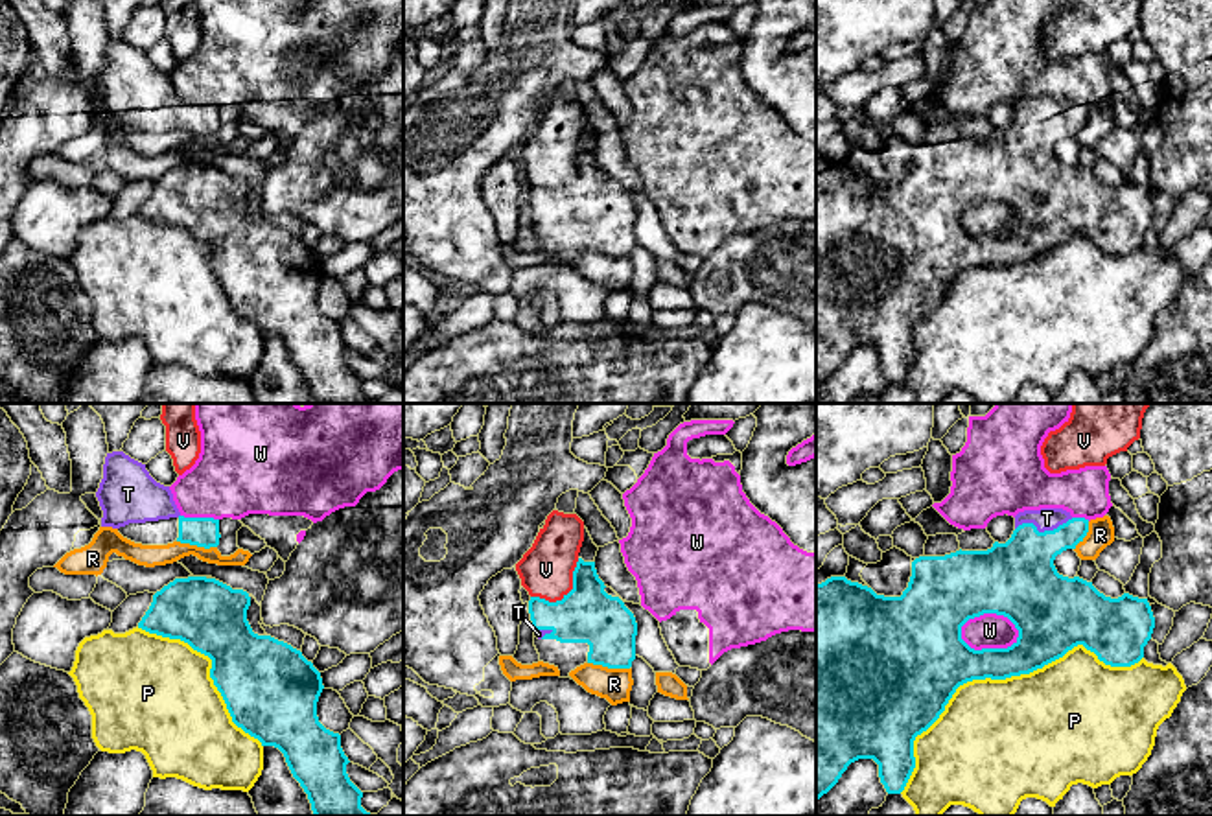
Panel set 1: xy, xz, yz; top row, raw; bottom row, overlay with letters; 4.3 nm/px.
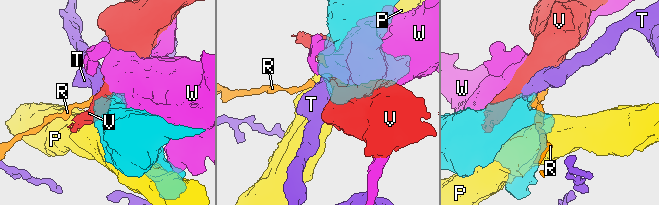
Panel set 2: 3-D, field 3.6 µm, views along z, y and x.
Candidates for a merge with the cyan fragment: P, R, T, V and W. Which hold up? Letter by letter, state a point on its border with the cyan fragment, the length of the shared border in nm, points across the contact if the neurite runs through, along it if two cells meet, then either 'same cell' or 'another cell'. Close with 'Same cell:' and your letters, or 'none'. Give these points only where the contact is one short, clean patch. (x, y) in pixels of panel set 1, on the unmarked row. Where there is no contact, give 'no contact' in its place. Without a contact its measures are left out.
P: yz (997, 266) | 1200 nm | another cell
R: xz (608, 255) | 190 nm | another cell
T: yz (1045, 118) | 260 nm | across yz (1017, 166), (1036, 128), (1045, 118), (1047, 105) | same cell
V: xz (568, 181) | 280 nm | another cell
W: yz (991, 236) | 260 nm | another cell
Same cell: T

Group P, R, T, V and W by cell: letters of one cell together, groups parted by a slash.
P / R / T / V / W

